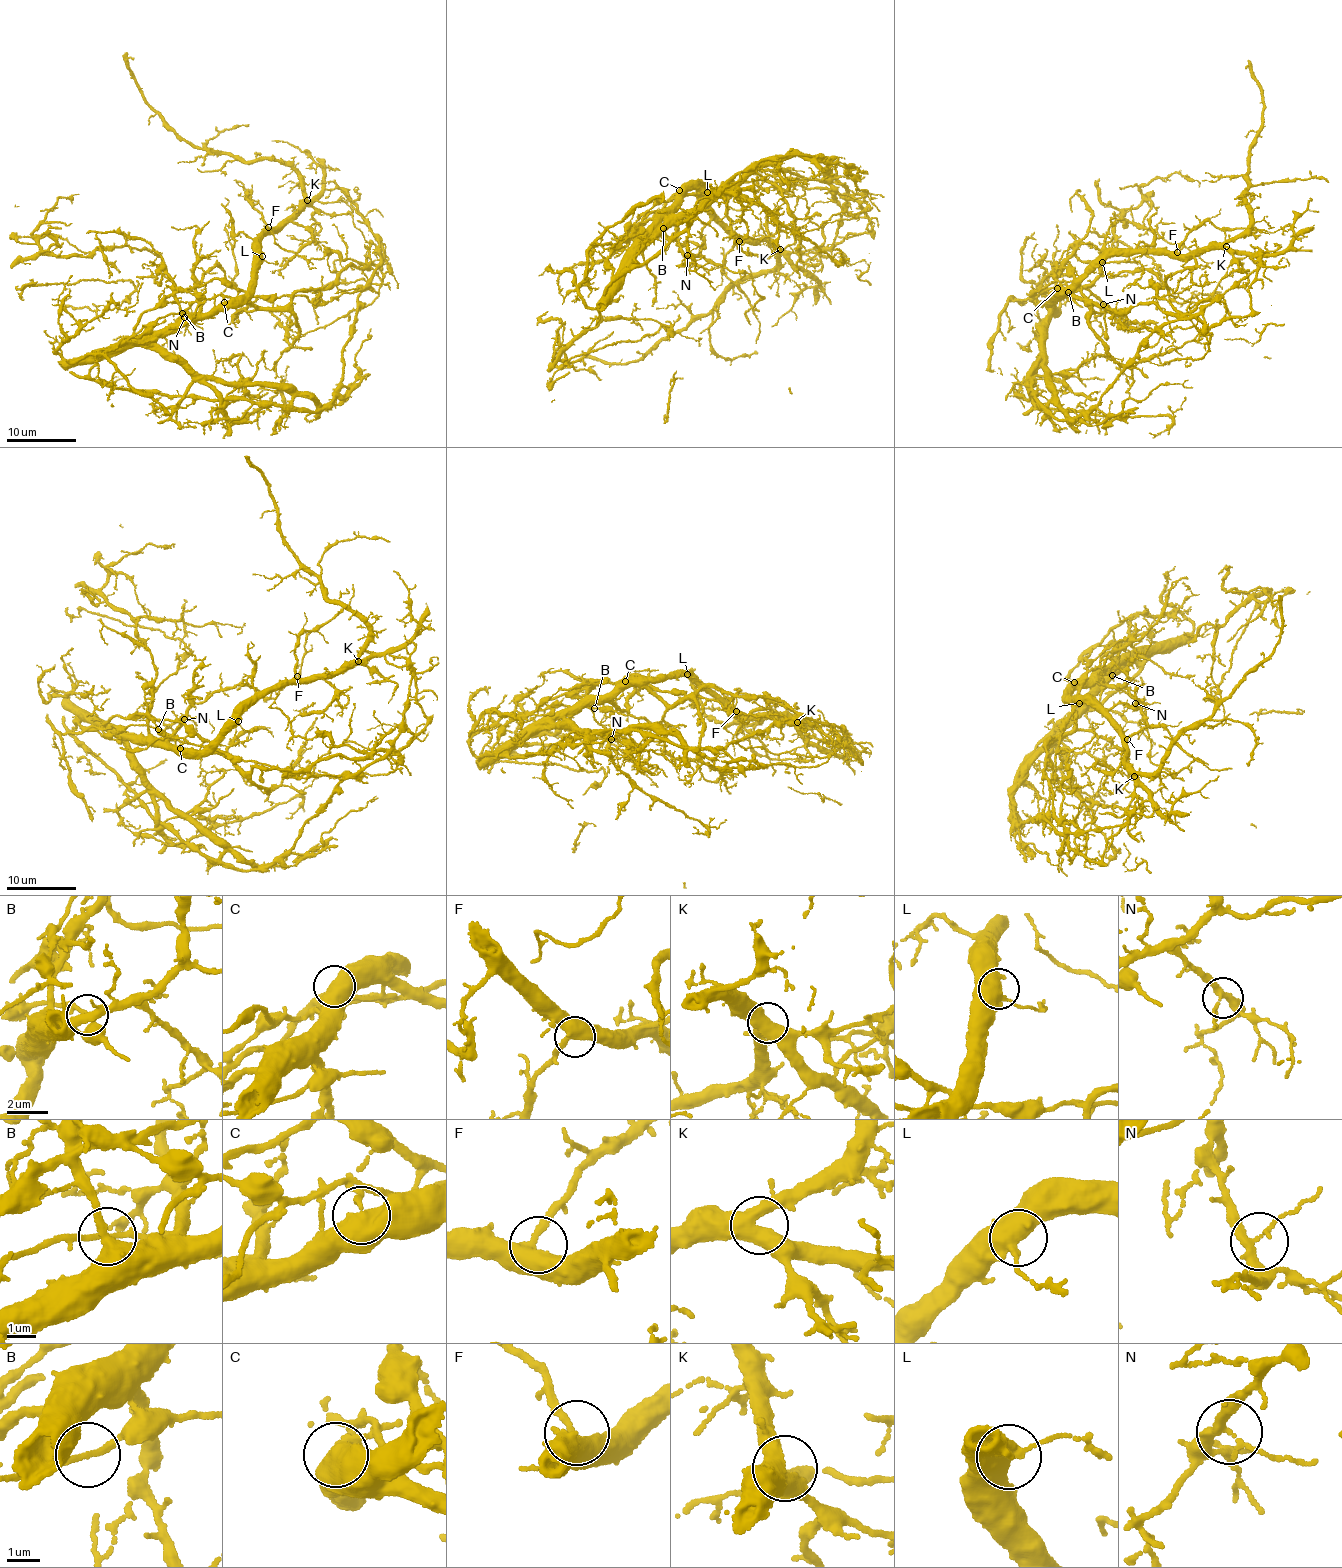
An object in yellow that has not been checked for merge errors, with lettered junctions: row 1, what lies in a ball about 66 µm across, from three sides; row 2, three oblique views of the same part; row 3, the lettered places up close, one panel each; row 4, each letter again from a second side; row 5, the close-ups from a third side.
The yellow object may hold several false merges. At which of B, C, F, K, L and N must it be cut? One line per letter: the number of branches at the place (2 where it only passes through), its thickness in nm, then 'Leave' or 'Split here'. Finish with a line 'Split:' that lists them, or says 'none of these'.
B: Branches: 2. Thickness 180 nm. Split here
C: Branches: 3. Thickness 500 nm. Split here
F: Branches: 3. Thickness 420 nm. Leave
K: Branches: 3. Thickness 500 nm. Leave
L: Branches: 2. Thickness 550 nm. Leave
N: Branches: 3. Thickness 260 nm. Leave
Split: B, C

